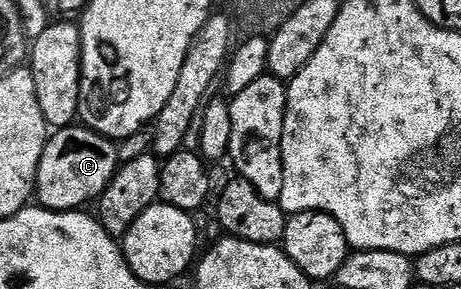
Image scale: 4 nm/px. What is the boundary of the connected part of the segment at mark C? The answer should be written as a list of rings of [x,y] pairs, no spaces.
[[[85,126],[57,129],[47,139],[46,149],[40,158],[36,200],[51,212],[72,212],[93,205],[118,173],[119,145]]]

